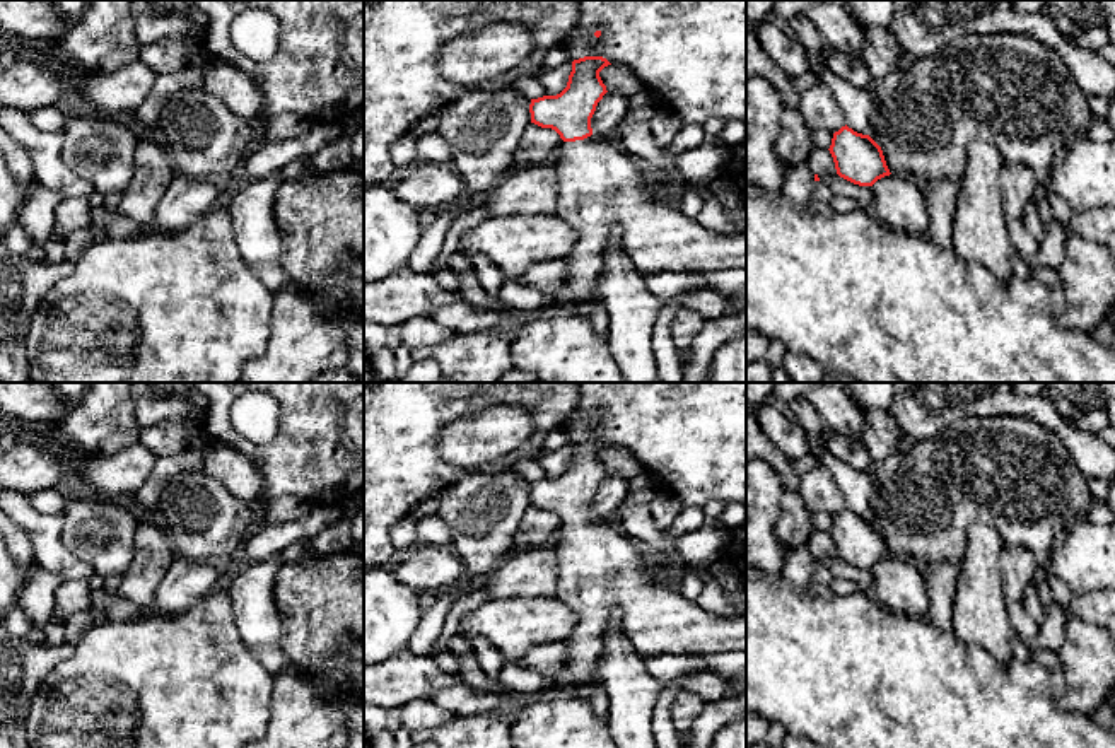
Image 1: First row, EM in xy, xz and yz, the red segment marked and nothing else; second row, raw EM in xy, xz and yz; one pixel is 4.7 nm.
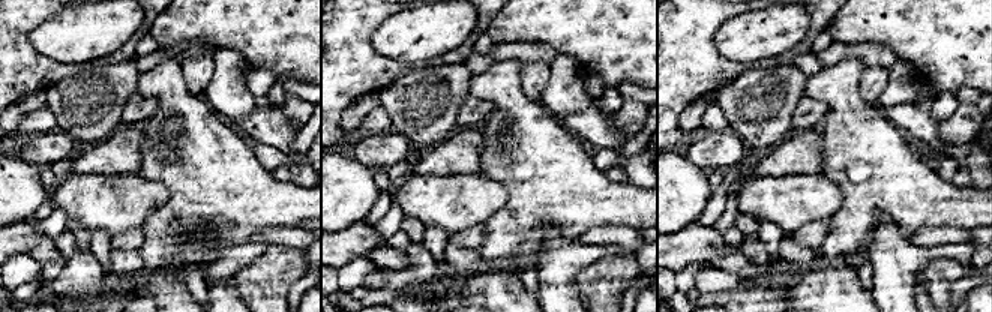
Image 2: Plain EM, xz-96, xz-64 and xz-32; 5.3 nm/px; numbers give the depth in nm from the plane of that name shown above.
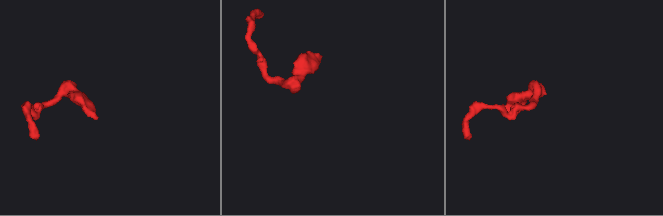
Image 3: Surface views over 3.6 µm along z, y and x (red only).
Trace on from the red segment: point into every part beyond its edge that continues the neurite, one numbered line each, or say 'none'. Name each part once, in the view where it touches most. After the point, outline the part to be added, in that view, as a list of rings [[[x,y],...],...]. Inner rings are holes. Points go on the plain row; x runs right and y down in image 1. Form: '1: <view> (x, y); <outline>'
1: xz (605, 576); [[[616,519],[562,523],[552,548],[557,555],[557,598],[579,617],[574,635],[567,639],[569,657],[552,678],[553,688],[584,692],[598,680],[604,634],[613,622],[642,659],[746,651],[746,611],[719,615],[685,599],[669,582],[656,577],[651,555],[620,529]]]

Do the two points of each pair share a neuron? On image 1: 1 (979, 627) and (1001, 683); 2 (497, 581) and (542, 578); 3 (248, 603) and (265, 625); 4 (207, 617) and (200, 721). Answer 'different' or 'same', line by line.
1: different
2: same
3: same
4: same

